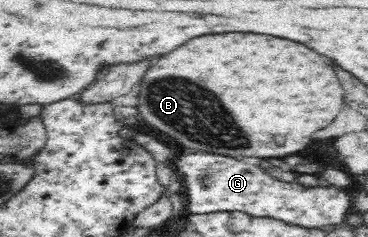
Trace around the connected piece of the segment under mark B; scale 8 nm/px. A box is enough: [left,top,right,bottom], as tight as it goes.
[139,34,342,161]

